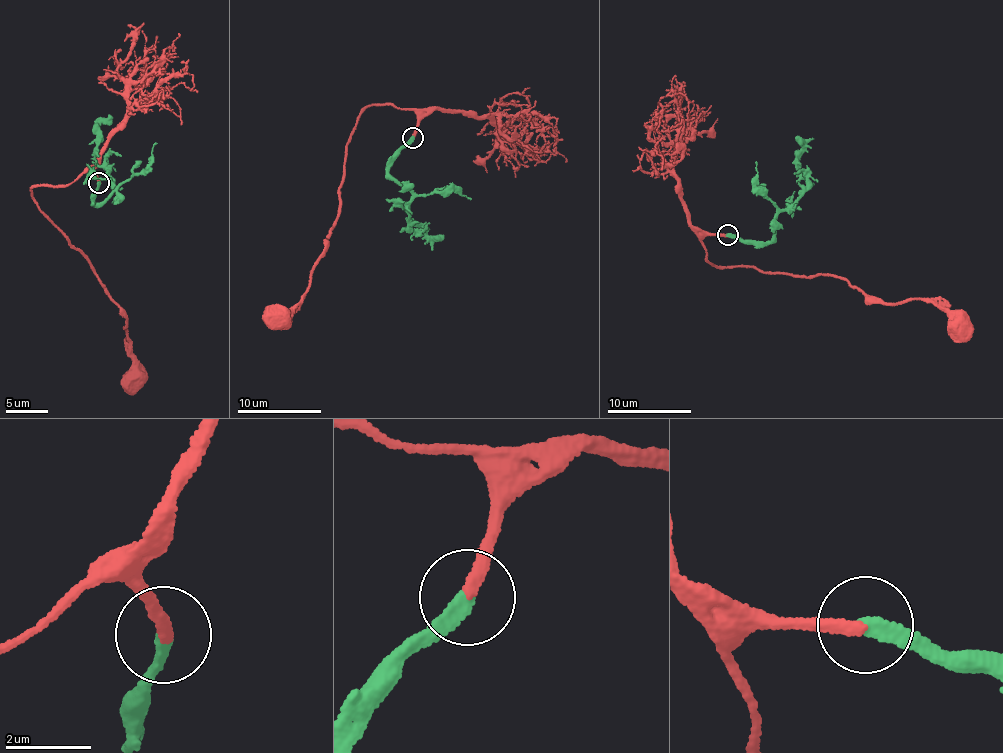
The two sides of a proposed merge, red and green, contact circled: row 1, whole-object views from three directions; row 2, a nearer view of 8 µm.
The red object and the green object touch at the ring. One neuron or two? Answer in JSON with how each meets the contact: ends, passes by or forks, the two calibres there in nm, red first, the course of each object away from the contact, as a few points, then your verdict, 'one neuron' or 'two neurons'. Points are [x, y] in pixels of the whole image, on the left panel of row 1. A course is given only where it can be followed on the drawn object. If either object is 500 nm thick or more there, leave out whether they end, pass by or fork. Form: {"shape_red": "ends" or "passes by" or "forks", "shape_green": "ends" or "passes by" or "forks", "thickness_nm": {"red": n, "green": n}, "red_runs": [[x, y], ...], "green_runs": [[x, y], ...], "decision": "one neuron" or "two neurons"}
{"shape_red": "ends", "shape_green": "ends", "thickness_nm": {"red": 240, "green": 320}, "red_runs": [[99, 182], [89, 171], [59, 184], [34, 186], [32, 197], [127, 318], [135, 380], [132, 395]], "green_runs": [[99, 182], [94, 203], [96, 204], [117, 189], [95, 156], [97, 127], [111, 115]], "decision": "one neuron"}

